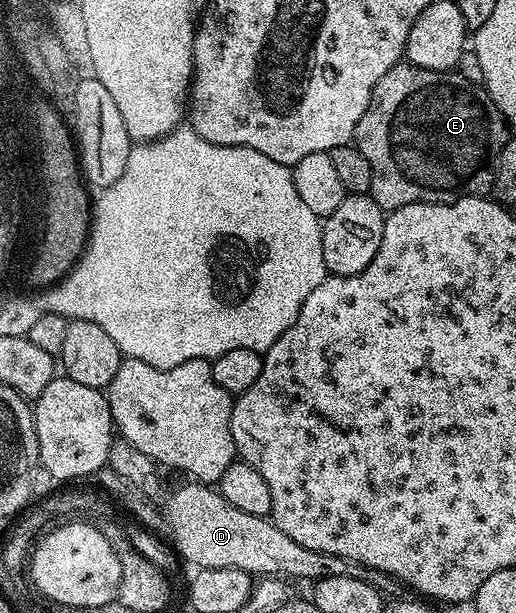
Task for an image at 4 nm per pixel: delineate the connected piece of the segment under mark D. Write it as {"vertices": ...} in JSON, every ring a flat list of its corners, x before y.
{"vertices":[[187,481,184,487,177,488,170,495,171,492,165,499,167,531,180,557,192,563,192,568,241,569,253,577,286,577,291,581,353,577,357,581,365,581,365,585,373,585,373,589,388,596,400,594,400,584,391,576,345,557,333,557,333,553,317,553,317,549,305,549,305,545,297,545,297,541,281,533,281,529,277,529,270,518,244,513,242,509,237,509,237,505,229,505,229,501,225,501,223,494,214,486]]}

